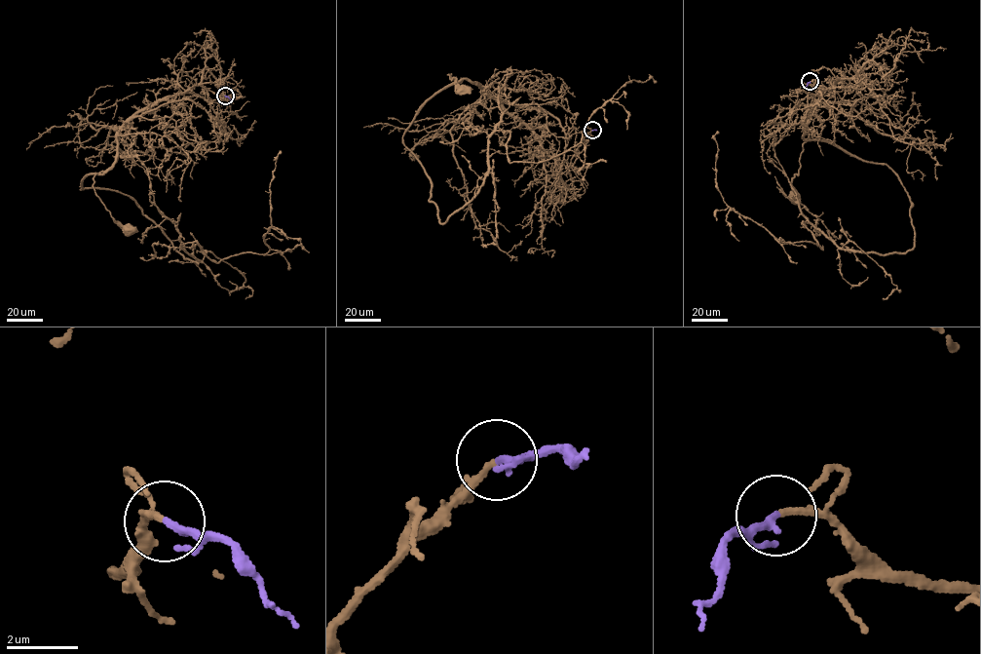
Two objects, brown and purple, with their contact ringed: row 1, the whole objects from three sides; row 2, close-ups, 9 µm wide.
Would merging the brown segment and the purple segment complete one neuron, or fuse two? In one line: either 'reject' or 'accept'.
accept

